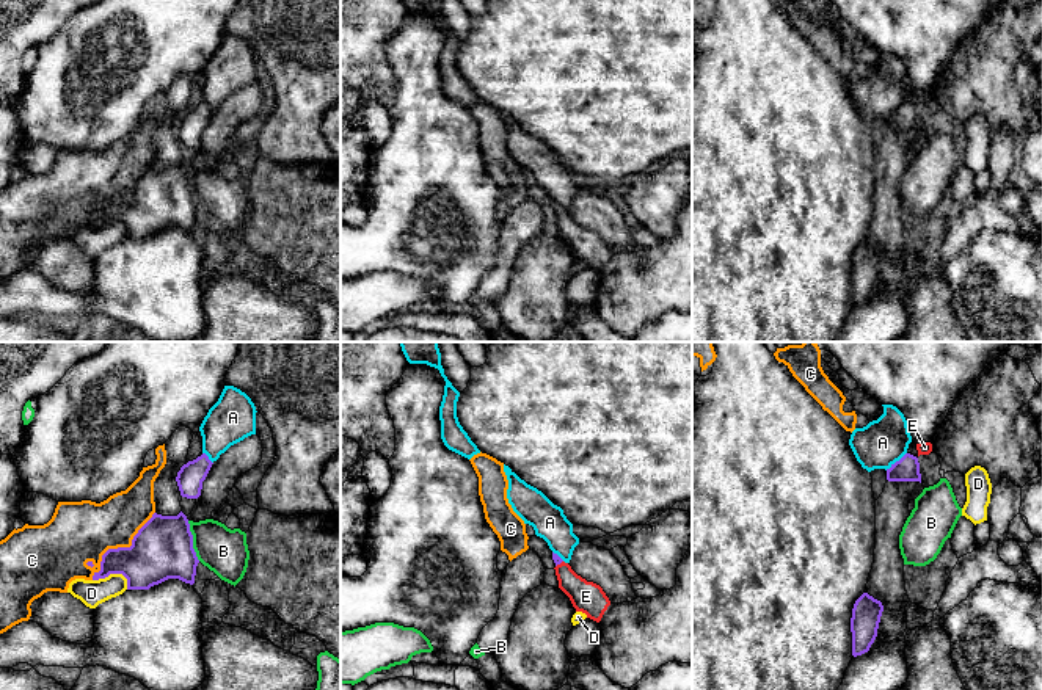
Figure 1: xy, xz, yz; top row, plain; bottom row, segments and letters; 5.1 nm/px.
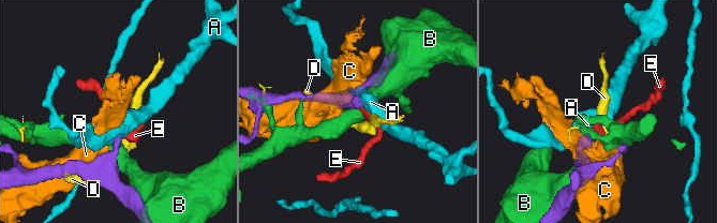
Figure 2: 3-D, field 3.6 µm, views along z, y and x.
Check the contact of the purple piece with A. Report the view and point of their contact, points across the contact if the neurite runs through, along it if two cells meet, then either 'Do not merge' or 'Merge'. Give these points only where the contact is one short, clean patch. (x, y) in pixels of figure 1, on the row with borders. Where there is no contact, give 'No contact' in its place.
Touches purple at yz (896, 461). Boundary: yz (906, 452), (885, 469). Do not merge

